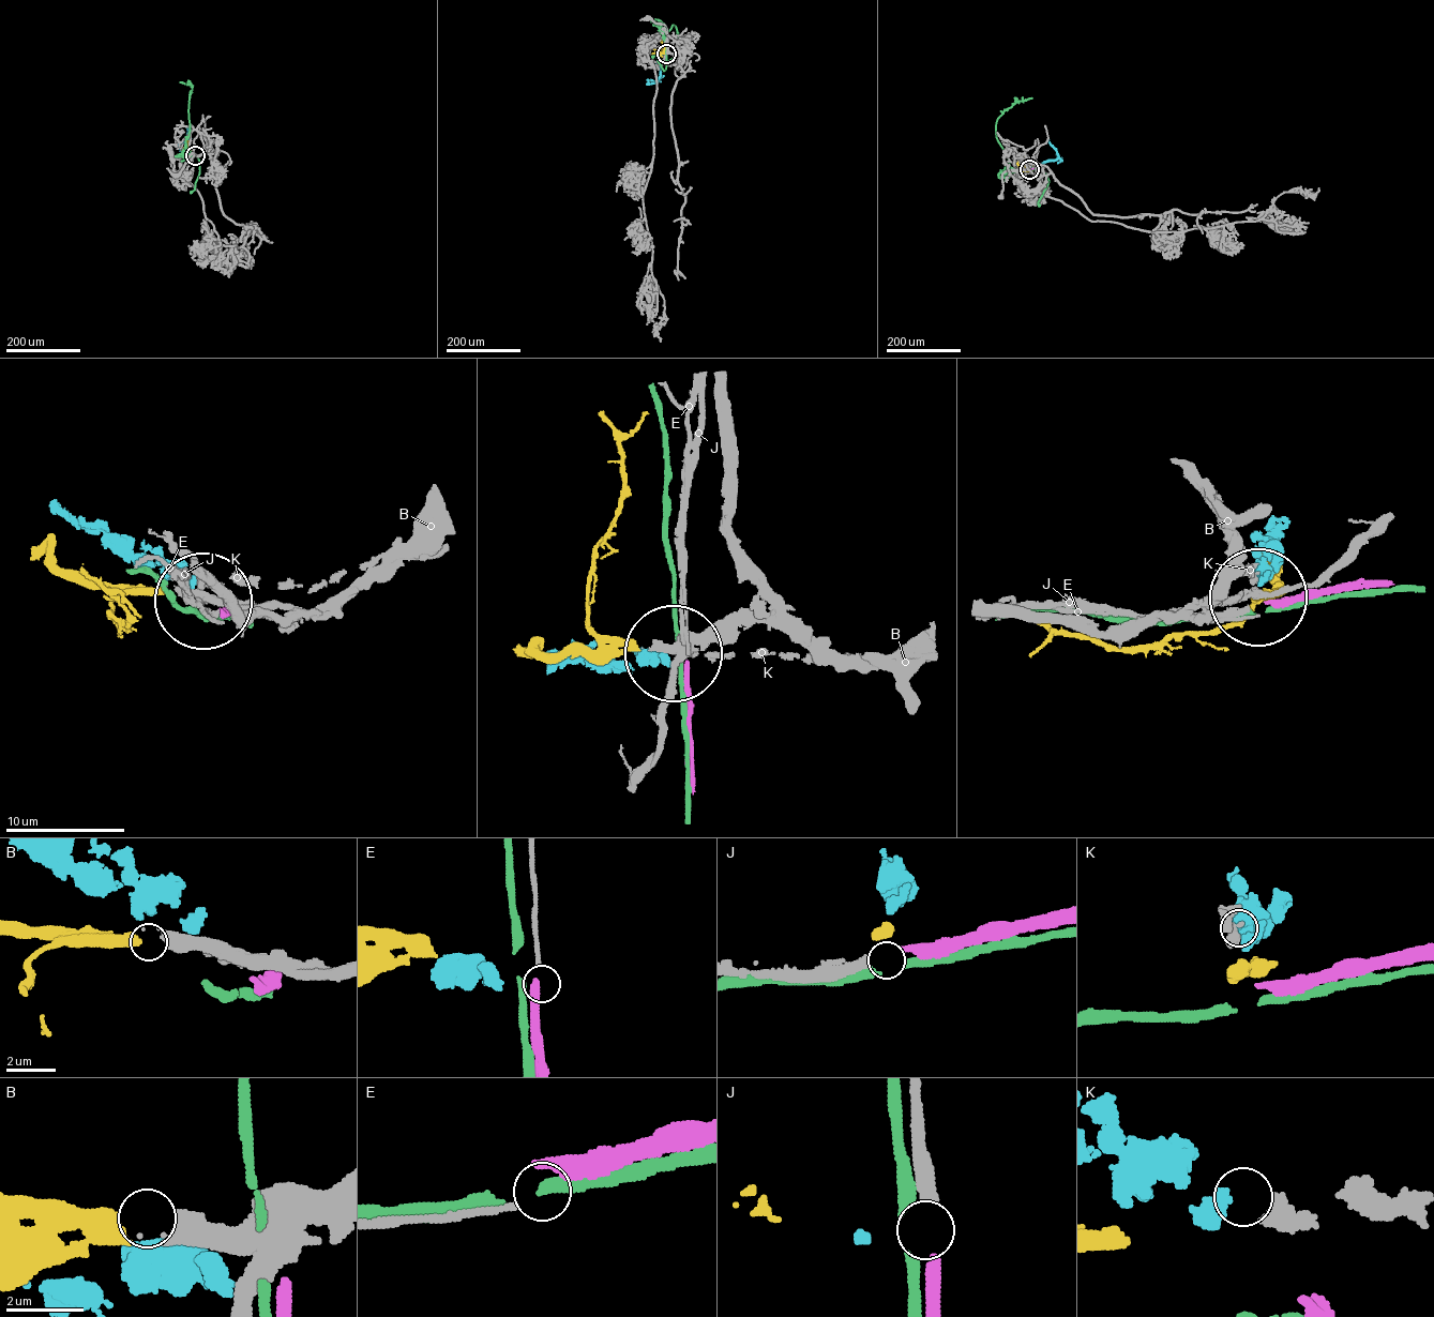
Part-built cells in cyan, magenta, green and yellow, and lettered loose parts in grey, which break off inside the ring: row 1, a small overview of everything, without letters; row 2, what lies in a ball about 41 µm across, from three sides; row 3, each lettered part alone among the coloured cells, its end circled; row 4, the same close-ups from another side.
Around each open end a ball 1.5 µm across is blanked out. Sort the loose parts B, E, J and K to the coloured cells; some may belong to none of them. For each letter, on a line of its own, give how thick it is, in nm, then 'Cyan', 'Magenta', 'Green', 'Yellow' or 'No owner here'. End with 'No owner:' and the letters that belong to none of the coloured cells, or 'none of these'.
B: Thickness 550 nm. Yellow
E: Thickness 170 nm. No owner here
J: Thickness 420 nm. Magenta
K: Thickness 400 nm. Cyan
No owner: E

